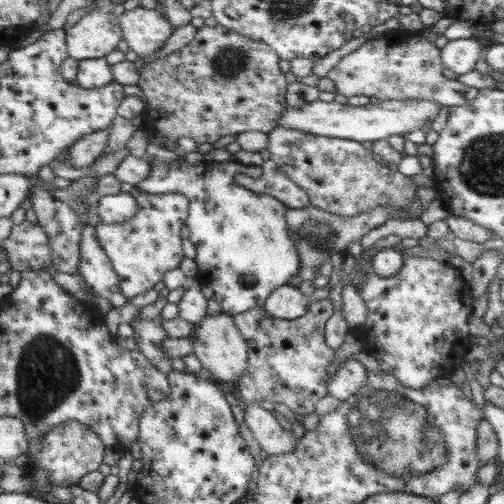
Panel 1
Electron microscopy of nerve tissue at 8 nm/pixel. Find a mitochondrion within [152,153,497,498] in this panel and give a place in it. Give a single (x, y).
(388, 429)

